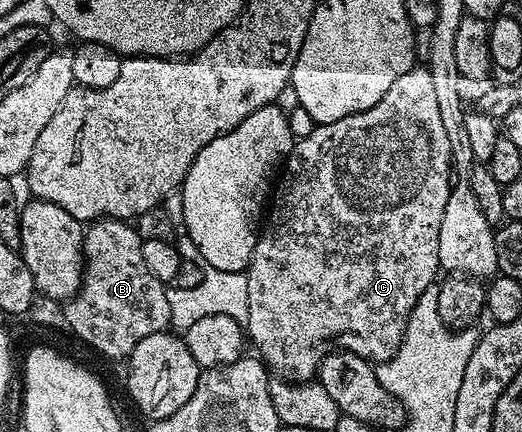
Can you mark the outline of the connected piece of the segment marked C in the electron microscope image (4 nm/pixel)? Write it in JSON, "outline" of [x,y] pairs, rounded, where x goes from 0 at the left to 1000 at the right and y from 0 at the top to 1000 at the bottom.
{"outline":[[[791,155],[778,162],[770,174],[762,174],[762,183],[755,183],[747,211],[739,211],[739,220],[732,220],[732,229],[724,229],[724,238],[716,238],[716,248],[709,248],[692,262],[678,266],[663,266],[663,275],[648,275],[640,285],[625,285],[623,289],[605,289],[584,313],[582,319],[569,324],[559,340],[559,356],[552,363],[544,412],[536,419],[536,431],[527,431],[525,454],[517,465],[517,491],[510,502],[510,528],[492,546],[490,569],[487,572],[487,590],[479,600],[475,620],[475,741],[471,745],[471,780],[477,792],[490,796],[489,815],[502,829],[508,847],[523,866],[534,868],[538,875],[550,877],[561,887],[580,887],[600,880],[607,870],[617,831],[638,813],[665,813],[684,817],[688,826],[697,829],[707,840],[726,840],[743,836],[759,819],[762,803],[774,782],[778,766],[778,748],[782,734],[793,720],[793,711],[801,701],[805,685],[816,671],[830,667],[831,653],[837,648],[835,632],[845,630],[843,602],[839,600],[839,535],[847,525],[847,498],[854,498],[854,461],[858,458],[858,410],[870,398],[866,389],[866,352],[862,350],[862,322],[854,313],[854,292],[847,287],[847,264],[839,259],[839,211],[831,211],[831,183],[828,181],[828,162],[820,155]]]}

